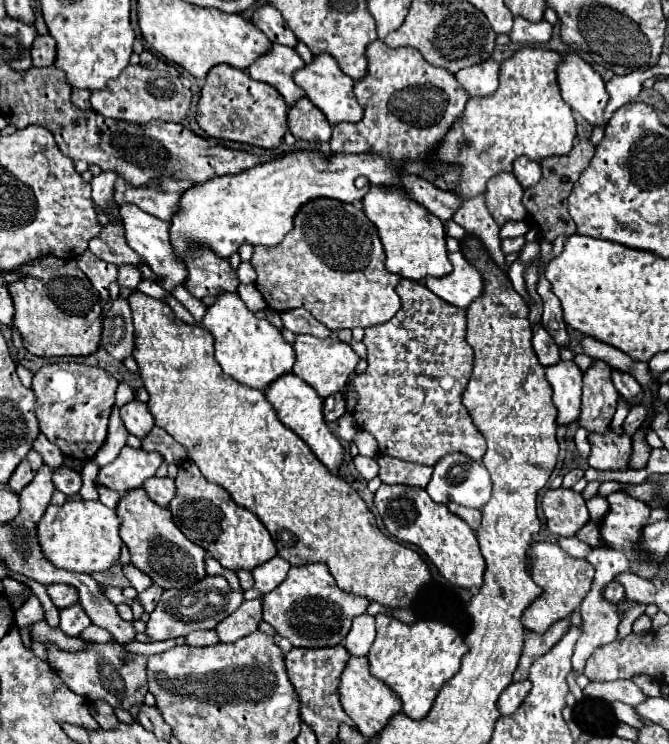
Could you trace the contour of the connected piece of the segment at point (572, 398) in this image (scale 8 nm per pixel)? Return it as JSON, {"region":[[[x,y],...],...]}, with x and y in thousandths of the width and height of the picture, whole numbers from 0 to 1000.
{"region":[[[834,487],[816,495],[816,511],[828,524],[828,546],[834,551],[834,570],[852,573],[867,562],[870,500],[858,487]]]}

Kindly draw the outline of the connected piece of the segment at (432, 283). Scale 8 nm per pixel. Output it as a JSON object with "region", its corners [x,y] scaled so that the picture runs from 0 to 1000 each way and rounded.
{"region":[[[691,339],[673,341],[673,352],[679,358],[676,368],[664,374],[637,374],[637,387],[658,398],[664,406],[697,417],[703,406],[709,406],[723,387],[723,376],[717,366],[697,352]]]}

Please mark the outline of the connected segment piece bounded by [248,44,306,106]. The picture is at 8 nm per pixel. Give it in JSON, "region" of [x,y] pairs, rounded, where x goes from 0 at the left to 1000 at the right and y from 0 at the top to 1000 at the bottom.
{"region":[[[410,59],[401,73],[389,75],[371,91],[371,99],[386,110],[398,110],[398,113],[410,116],[422,126],[428,140],[439,142],[448,132],[457,129],[454,121],[448,116],[442,116],[436,108],[436,99],[448,91],[454,91],[454,83],[442,67]]]}

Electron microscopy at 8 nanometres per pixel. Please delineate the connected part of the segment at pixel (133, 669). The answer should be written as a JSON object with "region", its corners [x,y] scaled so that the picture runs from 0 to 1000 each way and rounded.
{"region":[[[158,863],[138,866],[120,876],[99,876],[81,866],[69,866],[69,890],[72,895],[90,906],[96,919],[120,935],[132,935],[135,944],[158,941],[167,952],[179,949],[191,954],[203,944],[212,944],[221,922],[218,922],[218,882],[194,879],[182,866]]]}

